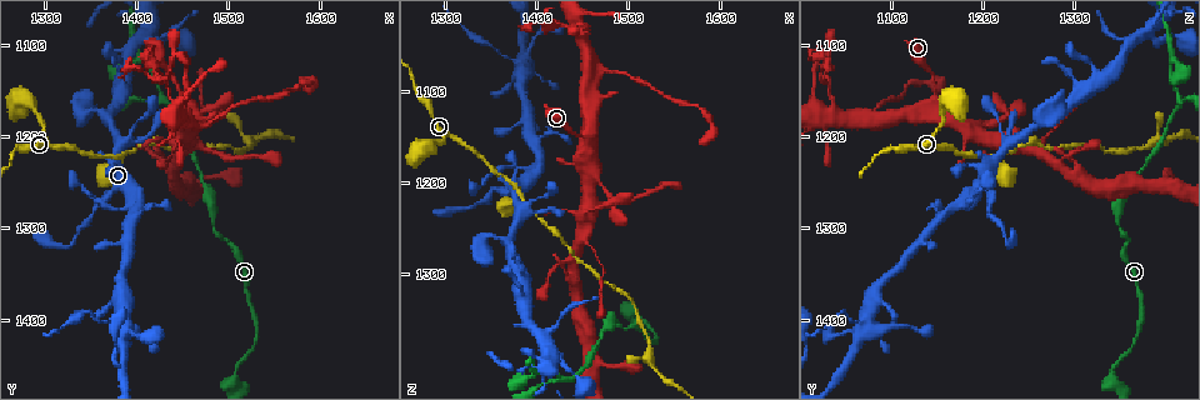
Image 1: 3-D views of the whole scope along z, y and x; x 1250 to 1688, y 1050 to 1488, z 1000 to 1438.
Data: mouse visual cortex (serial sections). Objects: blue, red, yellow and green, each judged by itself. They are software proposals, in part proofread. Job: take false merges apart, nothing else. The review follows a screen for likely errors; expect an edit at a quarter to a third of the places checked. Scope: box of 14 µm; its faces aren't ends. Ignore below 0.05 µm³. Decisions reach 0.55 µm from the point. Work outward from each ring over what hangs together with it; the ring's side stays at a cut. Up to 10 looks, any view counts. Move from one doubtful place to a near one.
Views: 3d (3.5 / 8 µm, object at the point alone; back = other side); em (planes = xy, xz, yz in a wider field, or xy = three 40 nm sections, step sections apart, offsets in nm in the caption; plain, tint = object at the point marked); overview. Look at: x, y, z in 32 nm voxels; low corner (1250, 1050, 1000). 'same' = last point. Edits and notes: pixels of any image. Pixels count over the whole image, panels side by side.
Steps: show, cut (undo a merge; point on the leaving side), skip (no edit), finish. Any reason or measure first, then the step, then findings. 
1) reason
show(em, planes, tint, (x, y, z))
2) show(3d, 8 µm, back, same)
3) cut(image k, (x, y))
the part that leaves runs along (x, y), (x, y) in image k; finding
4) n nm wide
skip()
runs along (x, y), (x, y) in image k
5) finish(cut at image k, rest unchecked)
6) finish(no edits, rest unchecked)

arms part here
show(3d, 3.5 µm, (1460, 1185, 1085))

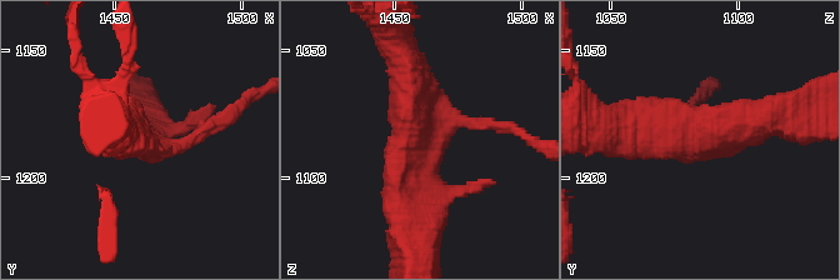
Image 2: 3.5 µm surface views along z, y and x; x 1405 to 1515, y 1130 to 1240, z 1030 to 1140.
3 arms; arms of 150, 450, 600 nm; now the EM
show(em, xy, step 2, tint, (1459, 1185, 1085))

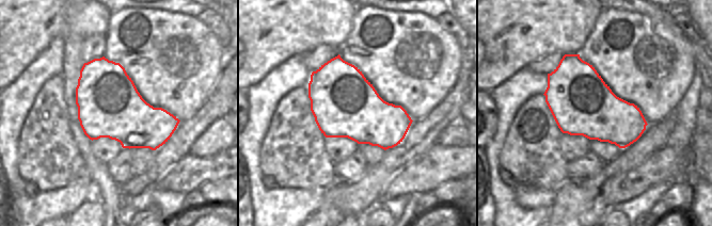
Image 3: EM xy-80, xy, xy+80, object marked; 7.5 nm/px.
500 nm wide
skip()
runs along (775, 119), (704, 138), (618, 134) in image 2; all the same cell

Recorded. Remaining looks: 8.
a fork
show(3d, 8 µm, back, (1430, 1165, 1415))

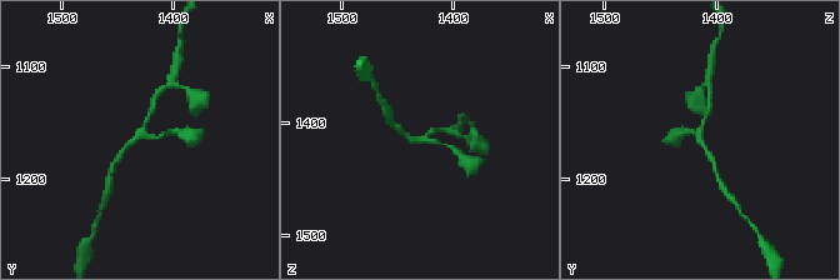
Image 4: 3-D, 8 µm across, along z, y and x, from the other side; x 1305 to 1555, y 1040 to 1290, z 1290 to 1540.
show(3d, 3.5 µm, back, (1430, 1160, 1418))

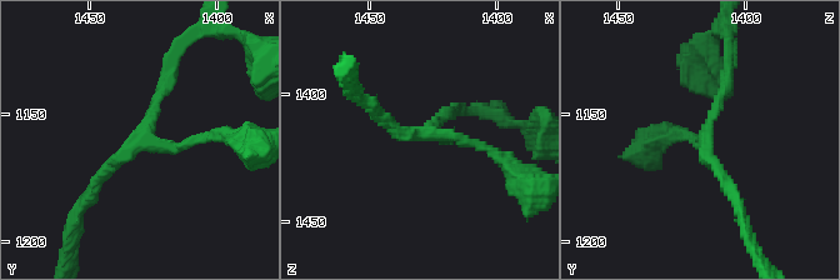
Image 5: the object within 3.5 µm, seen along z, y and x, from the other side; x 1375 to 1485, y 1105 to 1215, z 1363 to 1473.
shape alone is not enough
show(em, xy, step 5, tint, (1430, 1161, 1415))

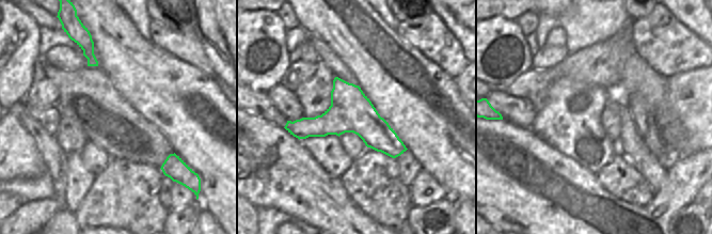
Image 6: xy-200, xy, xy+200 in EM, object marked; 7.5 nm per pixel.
arms of 150, 150, 150 nm
skip()
continuous, no second cell

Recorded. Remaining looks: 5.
calibre changes
show(3d, 3.5 µm, back, (1285, 1175, 1155))

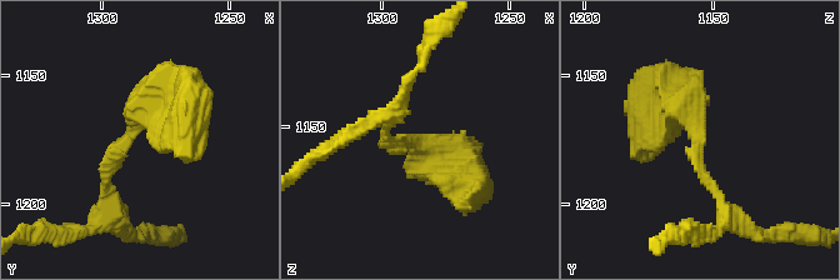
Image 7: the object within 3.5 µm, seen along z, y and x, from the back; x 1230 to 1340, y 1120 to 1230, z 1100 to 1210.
shape alone is not enough
show(em, xy, step 2, tint, (1288, 1171, 1157))

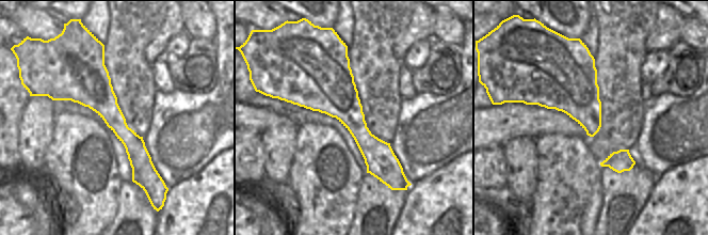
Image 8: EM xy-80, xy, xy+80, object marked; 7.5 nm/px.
skip()
runs along (96, 52), (96, 92), (145, 183) in image 8; continuous, no second cell

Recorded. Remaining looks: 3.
thick turns thin
show(3d, 3.5 µm, back, (1365, 1405, 1065))

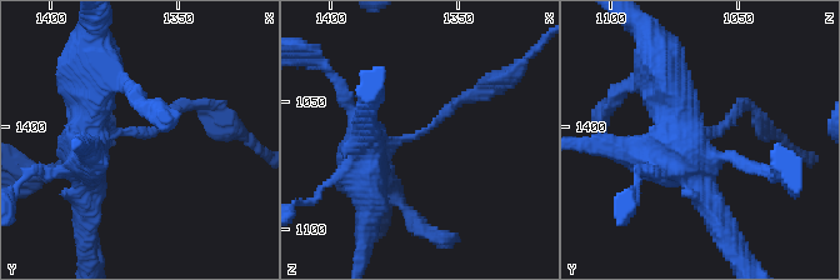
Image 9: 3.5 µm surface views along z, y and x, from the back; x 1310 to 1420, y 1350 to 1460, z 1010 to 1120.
arms of 150, 500 nm; need the tissue
show(em, xy, step 1, tint, (1366, 1403, 1062))

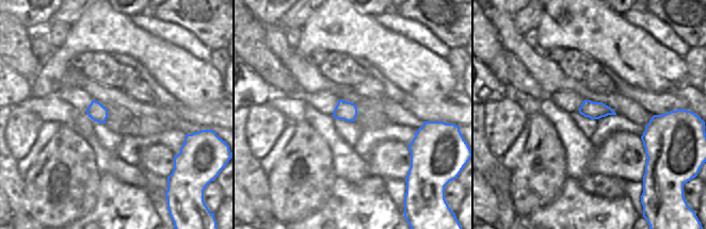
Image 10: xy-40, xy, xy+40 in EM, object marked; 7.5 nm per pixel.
show(em, xy, step 5, tint, same)

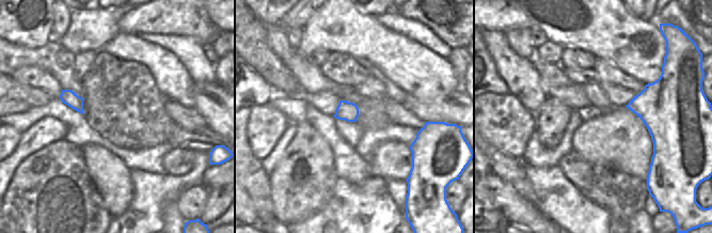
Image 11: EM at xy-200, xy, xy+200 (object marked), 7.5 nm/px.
140 nm wide
skip()
runs along (366, 164), (485, 93) in image 9; continuous, no second cell

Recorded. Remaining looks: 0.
finish(no edits, rest unchecked)

